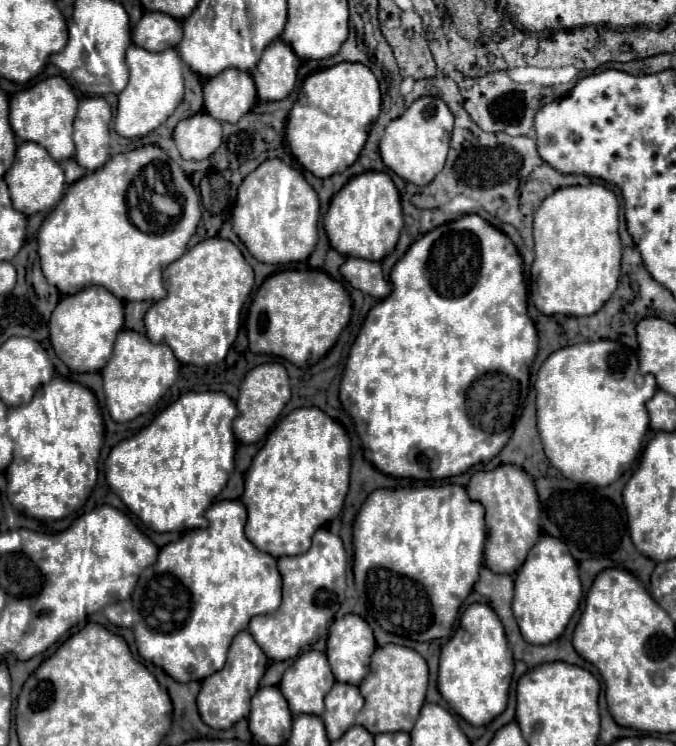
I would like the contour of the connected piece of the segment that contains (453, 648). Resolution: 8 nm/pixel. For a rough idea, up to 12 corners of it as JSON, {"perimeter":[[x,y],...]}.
{"perimeter":[[487,604],[441,648],[439,692],[469,724],[507,706],[513,652]]}

